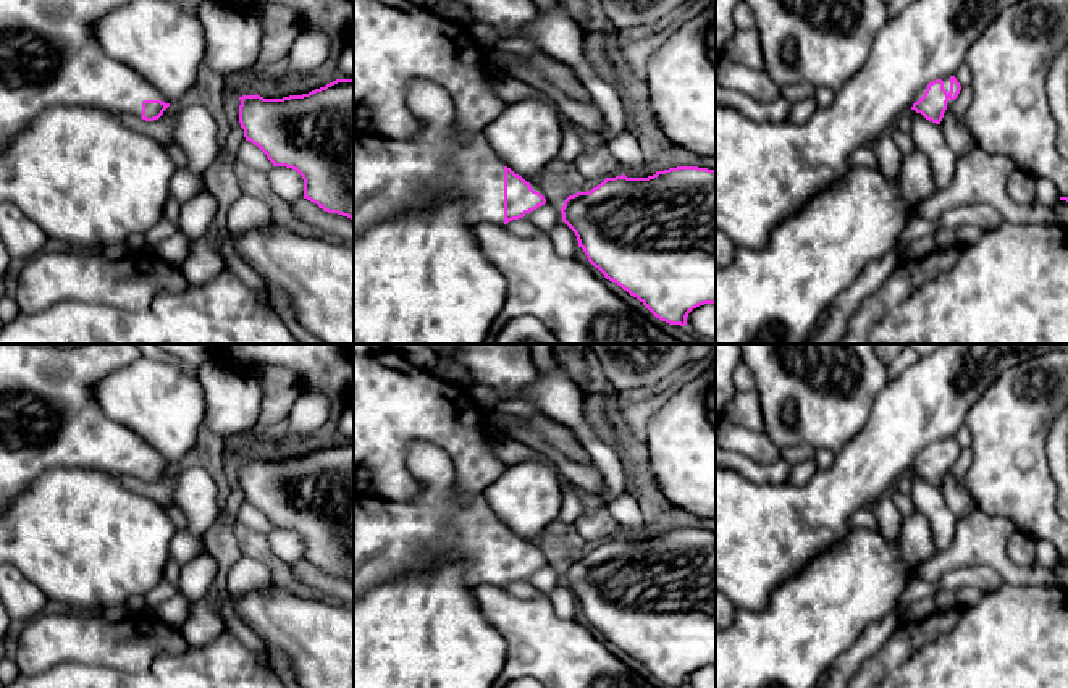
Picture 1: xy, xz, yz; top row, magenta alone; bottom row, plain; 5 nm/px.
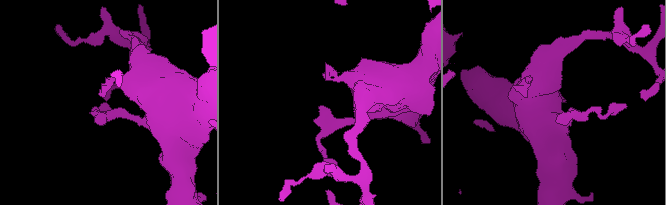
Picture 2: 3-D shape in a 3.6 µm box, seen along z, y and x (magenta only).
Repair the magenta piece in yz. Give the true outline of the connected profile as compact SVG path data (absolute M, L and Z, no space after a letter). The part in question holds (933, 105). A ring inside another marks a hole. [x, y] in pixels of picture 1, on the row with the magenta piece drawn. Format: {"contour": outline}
{"contour": "M945 76L924 86L915 97L911 113L918 113L926 120L940 124L944 113L961 90L955 76Z"}

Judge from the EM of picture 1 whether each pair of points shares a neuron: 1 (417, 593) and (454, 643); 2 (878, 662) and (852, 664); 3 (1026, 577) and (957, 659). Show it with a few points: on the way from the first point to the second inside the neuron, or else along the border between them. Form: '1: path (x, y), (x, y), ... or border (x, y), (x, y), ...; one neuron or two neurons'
1: path (417, 606), (441, 630); one neuron
2: border (889, 638), (857, 671); two neurons
3: border (1004, 582), (1051, 587); two neurons

